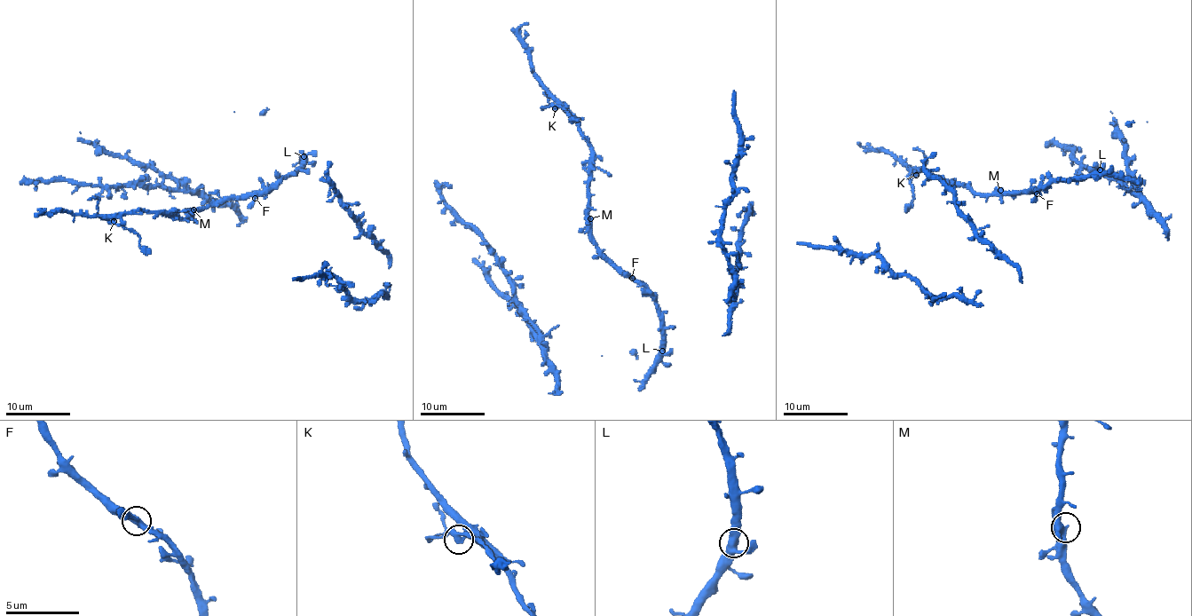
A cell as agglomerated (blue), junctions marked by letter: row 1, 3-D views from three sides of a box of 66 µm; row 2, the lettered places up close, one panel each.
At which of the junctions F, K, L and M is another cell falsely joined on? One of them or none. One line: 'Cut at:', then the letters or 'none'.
Cut at: K

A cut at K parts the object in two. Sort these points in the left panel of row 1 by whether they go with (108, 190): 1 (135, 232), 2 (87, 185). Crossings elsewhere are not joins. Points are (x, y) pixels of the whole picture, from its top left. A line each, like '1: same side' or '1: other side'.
1: other side
2: same side

